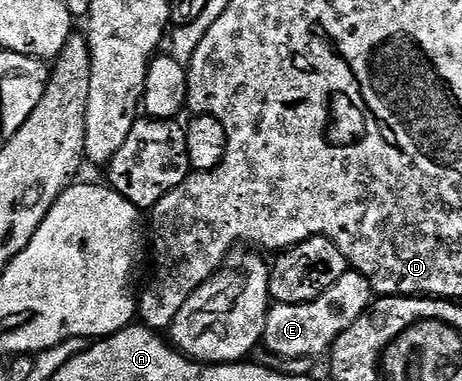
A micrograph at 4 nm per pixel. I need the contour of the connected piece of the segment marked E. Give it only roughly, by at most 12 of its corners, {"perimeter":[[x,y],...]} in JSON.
{"perimeter":[[350,270],[326,294],[269,309],[263,347],[320,356],[374,293]]}

